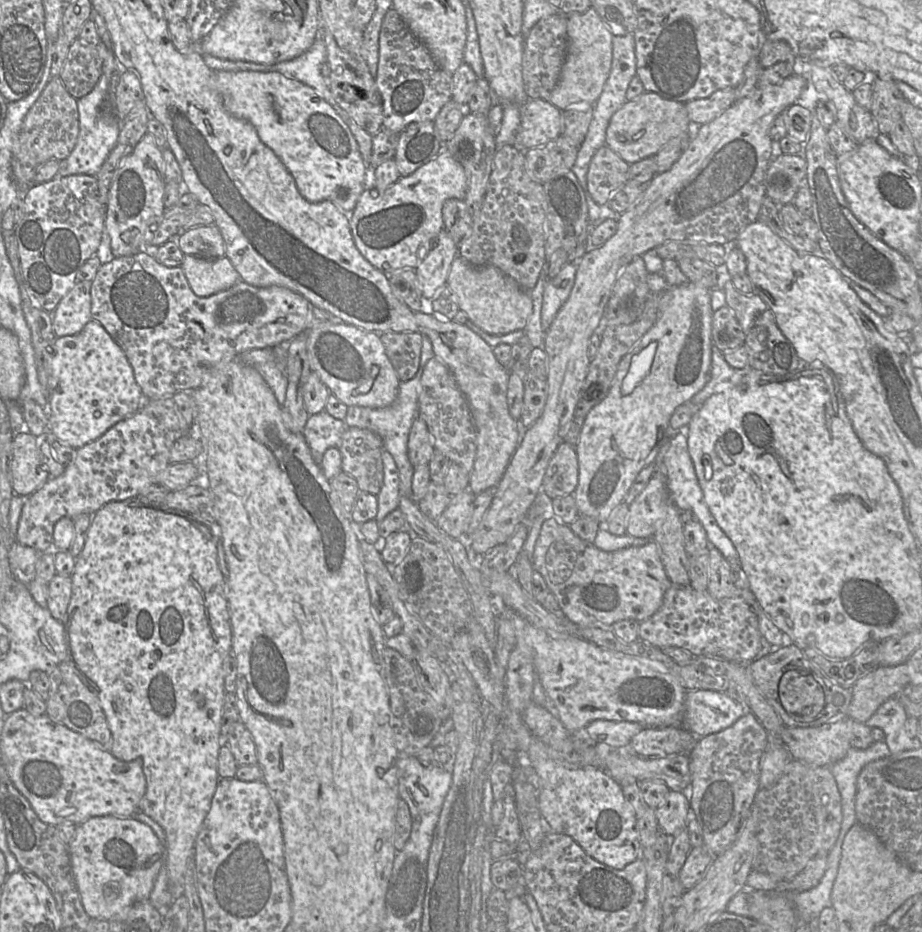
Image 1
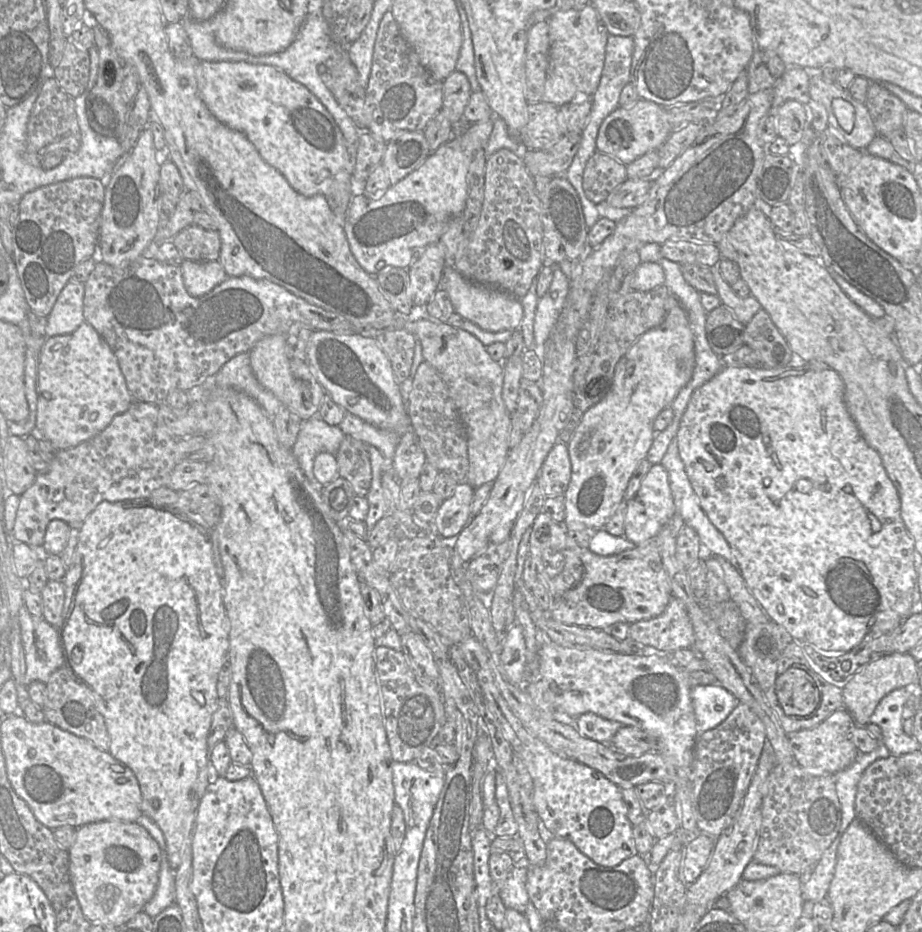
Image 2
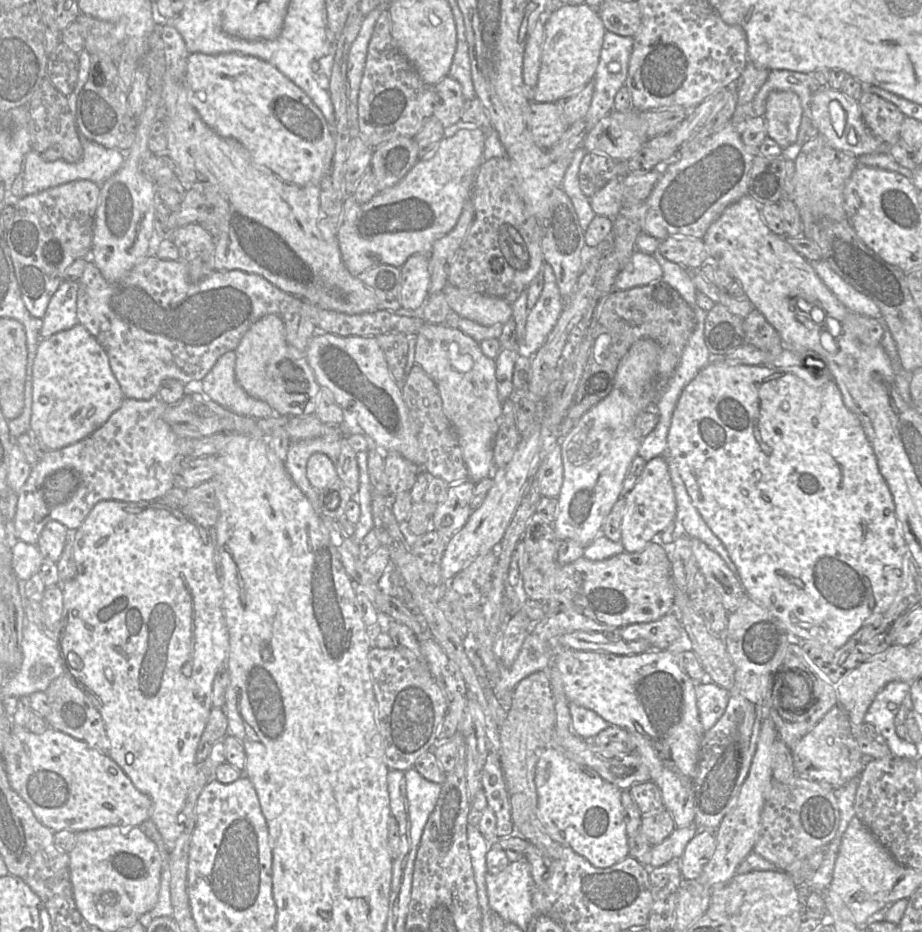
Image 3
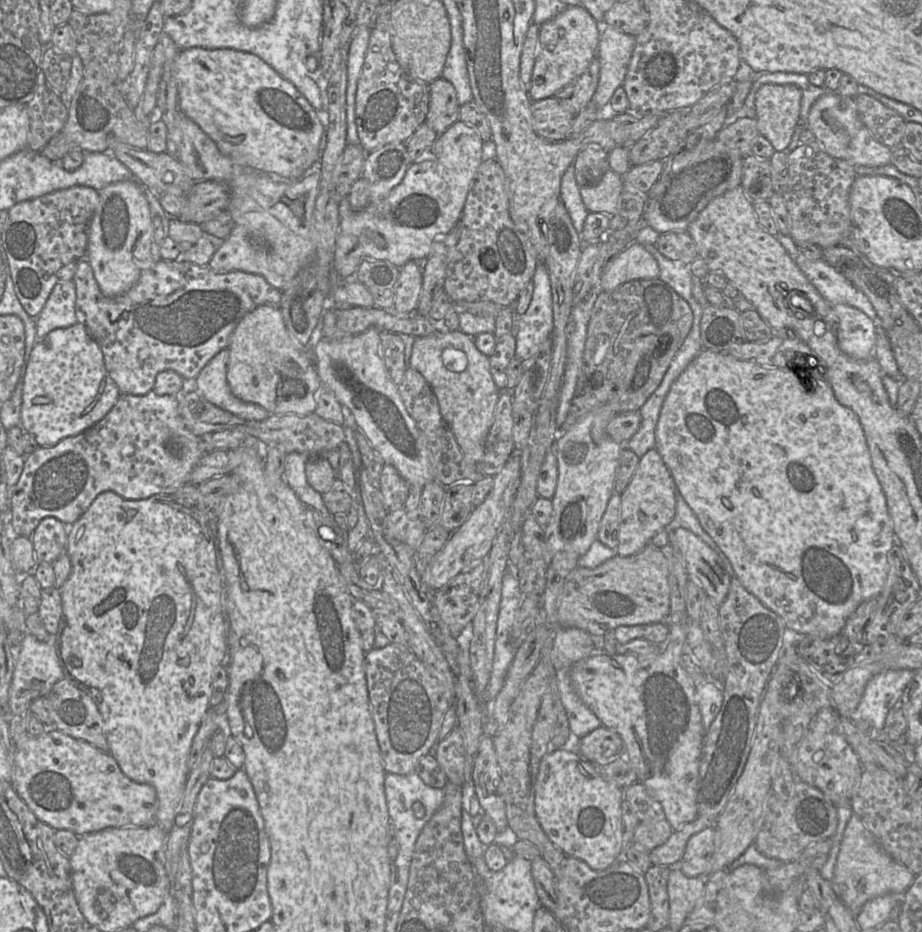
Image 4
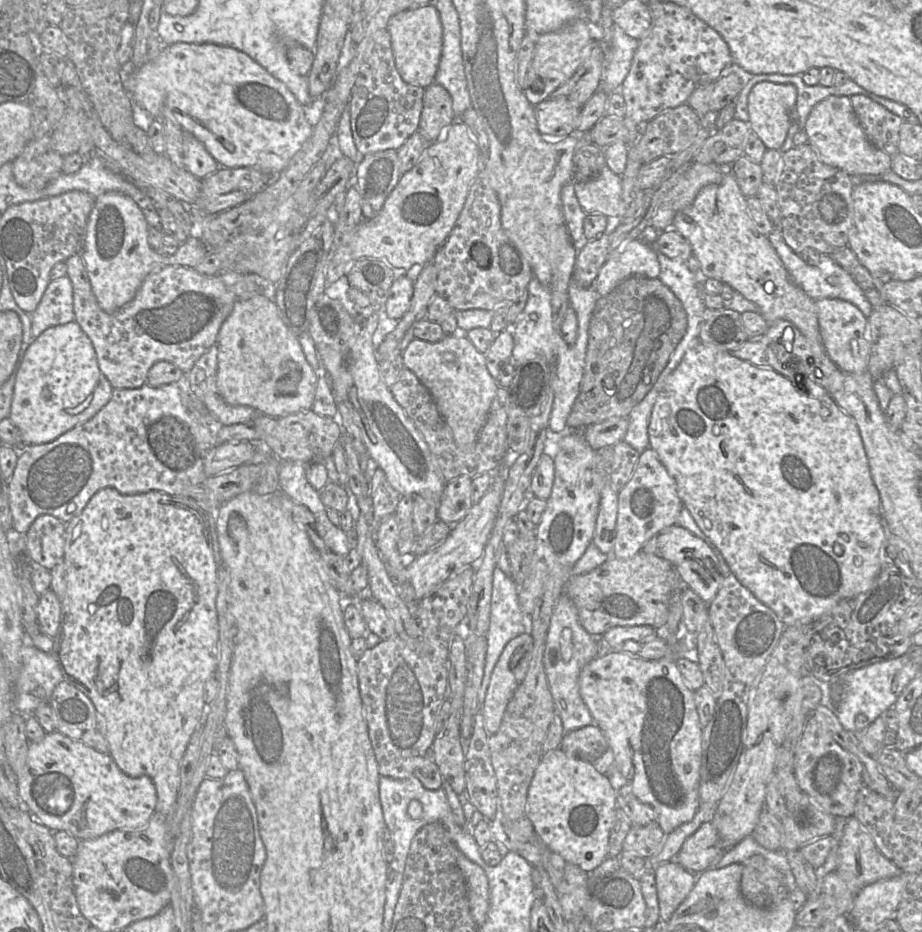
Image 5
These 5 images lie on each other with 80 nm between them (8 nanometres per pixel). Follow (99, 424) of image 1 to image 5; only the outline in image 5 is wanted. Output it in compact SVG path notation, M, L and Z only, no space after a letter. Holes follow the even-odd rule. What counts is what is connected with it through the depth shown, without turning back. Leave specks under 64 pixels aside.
M75 321L50 327L26 350L17 370L9 418L30 445L56 440L86 422L110 400L113 392L101 372L91 340Z

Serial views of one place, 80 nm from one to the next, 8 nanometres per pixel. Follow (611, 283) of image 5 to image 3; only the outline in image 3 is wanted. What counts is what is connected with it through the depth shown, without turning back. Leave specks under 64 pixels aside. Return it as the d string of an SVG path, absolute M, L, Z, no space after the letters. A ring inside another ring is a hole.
M636 250L628 264L619 271L614 288L616 290L627 290L644 286L661 279L662 274L662 268L654 256Z

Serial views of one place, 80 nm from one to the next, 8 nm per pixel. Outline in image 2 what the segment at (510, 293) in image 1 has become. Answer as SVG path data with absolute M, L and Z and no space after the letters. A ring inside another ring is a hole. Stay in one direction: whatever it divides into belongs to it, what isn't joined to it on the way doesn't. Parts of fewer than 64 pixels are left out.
M445 267L440 288L449 294L454 312L481 329L489 332L519 329L524 313L520 299L504 291L470 282L460 275L454 267Z

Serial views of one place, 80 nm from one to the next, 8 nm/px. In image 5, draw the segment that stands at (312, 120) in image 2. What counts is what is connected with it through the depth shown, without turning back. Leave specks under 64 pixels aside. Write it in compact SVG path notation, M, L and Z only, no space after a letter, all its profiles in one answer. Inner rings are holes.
M189 43L164 45L160 54L155 59L146 62L137 70L134 70L131 61L122 66L121 79L133 102L147 110L156 119L160 118L162 115L173 116L184 131L191 133L205 146L220 167L253 167L272 175L278 175L287 167L290 160L299 151L303 143L310 137L313 130L313 126L305 118L303 106L298 103L289 89L247 54L230 47L219 46L216 44Z

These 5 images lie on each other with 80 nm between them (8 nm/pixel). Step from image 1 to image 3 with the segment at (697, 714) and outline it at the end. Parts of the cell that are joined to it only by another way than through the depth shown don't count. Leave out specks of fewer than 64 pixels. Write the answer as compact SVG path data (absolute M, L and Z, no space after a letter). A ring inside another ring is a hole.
M712 681L695 684L696 703L704 731L715 725L725 712L729 701L729 691Z

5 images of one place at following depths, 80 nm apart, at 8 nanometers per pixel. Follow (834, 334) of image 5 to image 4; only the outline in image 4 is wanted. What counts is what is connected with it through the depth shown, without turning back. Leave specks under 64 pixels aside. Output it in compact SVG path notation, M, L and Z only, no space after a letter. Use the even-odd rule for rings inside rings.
M845 304L832 306L838 317L836 331L840 350L855 360L873 358L876 324L863 311Z

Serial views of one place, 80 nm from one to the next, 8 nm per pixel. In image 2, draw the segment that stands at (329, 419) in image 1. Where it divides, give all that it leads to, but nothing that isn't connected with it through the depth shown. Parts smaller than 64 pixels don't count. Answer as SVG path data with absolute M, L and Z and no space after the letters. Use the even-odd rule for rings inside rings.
M320 417L303 420L291 451L307 478L316 488L322 489L323 486L317 482L313 474L314 458L322 452L336 455L344 437L339 426L329 425Z

